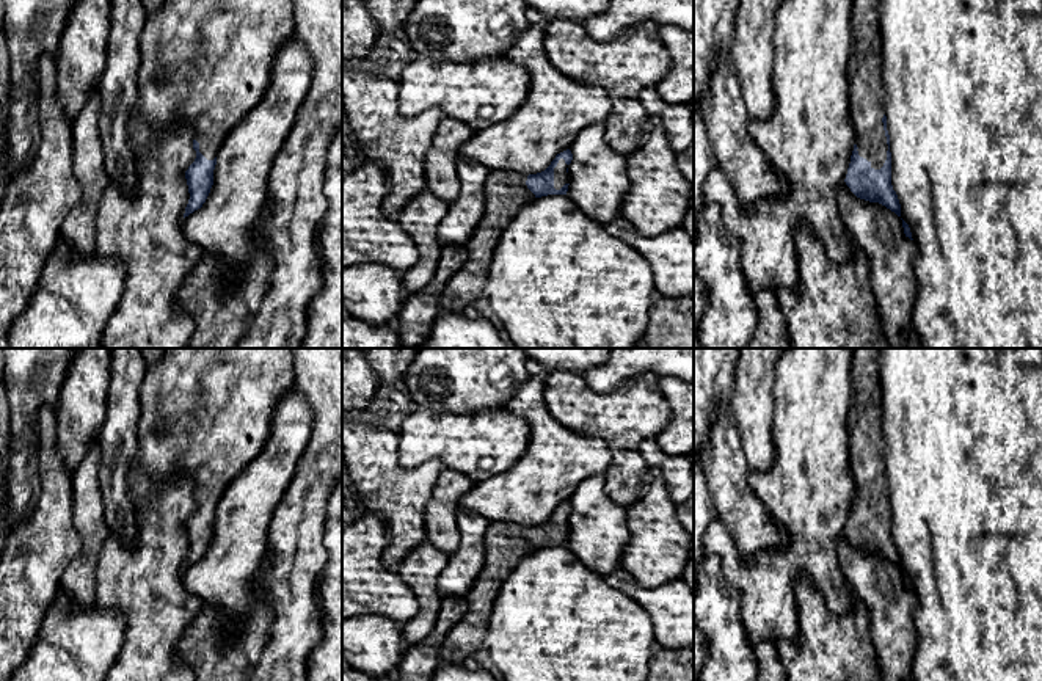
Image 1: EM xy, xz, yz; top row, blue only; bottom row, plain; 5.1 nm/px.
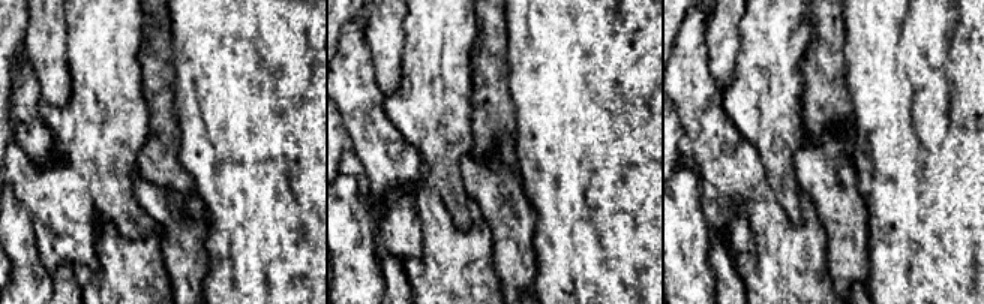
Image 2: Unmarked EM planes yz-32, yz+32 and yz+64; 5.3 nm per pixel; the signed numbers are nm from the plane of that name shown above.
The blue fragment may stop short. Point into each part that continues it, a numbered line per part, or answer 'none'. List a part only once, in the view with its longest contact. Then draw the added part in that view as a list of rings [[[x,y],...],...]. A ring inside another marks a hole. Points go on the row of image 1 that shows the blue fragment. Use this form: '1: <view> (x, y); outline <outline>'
1: yz (865, 69); outline [[[852,0],[851,53],[844,77],[849,83],[849,116],[858,155],[880,169],[887,160],[884,53],[880,0]]]

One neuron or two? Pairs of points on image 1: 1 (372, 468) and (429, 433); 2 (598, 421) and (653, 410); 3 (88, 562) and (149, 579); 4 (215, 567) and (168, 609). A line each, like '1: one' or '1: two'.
1: two
2: one
3: two
4: two

